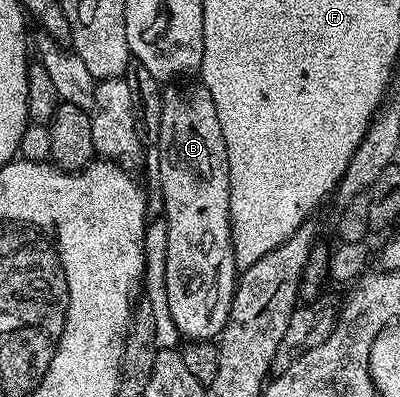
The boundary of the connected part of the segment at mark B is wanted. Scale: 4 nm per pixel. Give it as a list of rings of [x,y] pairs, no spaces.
[[[202,83],[184,85],[181,89],[168,87],[163,90],[164,106],[162,107],[162,127],[160,128],[160,197],[164,200],[164,221],[168,224],[168,238],[164,241],[164,301],[168,304],[168,317],[172,325],[188,341],[212,341],[224,332],[228,316],[232,310],[232,300],[236,294],[238,266],[236,252],[232,242],[232,224],[230,223],[230,163],[226,155],[226,139],[222,139],[222,123],[218,123],[218,111],[210,91]]]

